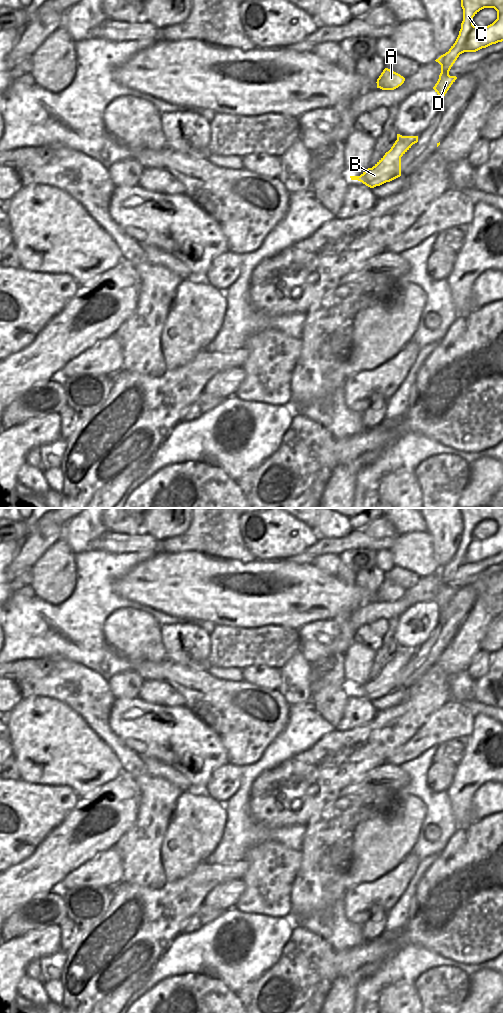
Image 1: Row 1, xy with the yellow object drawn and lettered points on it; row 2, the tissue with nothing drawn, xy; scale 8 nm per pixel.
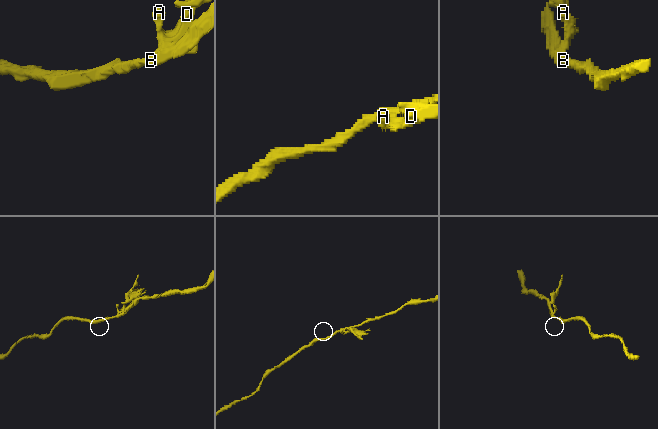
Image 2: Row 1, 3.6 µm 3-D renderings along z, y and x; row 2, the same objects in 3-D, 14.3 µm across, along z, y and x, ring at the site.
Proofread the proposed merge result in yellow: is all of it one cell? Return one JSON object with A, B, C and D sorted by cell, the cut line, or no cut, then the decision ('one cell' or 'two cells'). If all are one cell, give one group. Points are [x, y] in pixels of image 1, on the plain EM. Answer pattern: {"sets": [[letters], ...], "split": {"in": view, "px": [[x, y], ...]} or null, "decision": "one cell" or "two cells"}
{"sets": [["A", "C", "D"], ["B"]], "split": {"in": "xy", "px": [[397, 651], [409, 651], [413, 655]]}, "decision": "two cells"}

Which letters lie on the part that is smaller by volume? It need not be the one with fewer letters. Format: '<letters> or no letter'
A, C, D

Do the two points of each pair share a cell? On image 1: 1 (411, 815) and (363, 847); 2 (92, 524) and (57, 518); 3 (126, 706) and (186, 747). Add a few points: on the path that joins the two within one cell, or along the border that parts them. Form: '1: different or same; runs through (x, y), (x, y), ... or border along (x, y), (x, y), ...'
1: same; runs through (399, 827), (386, 840), (375, 847)
2: different; border along (71, 518), (62, 525)
3: same; runs through (127, 721), (142, 721), (166, 731)

